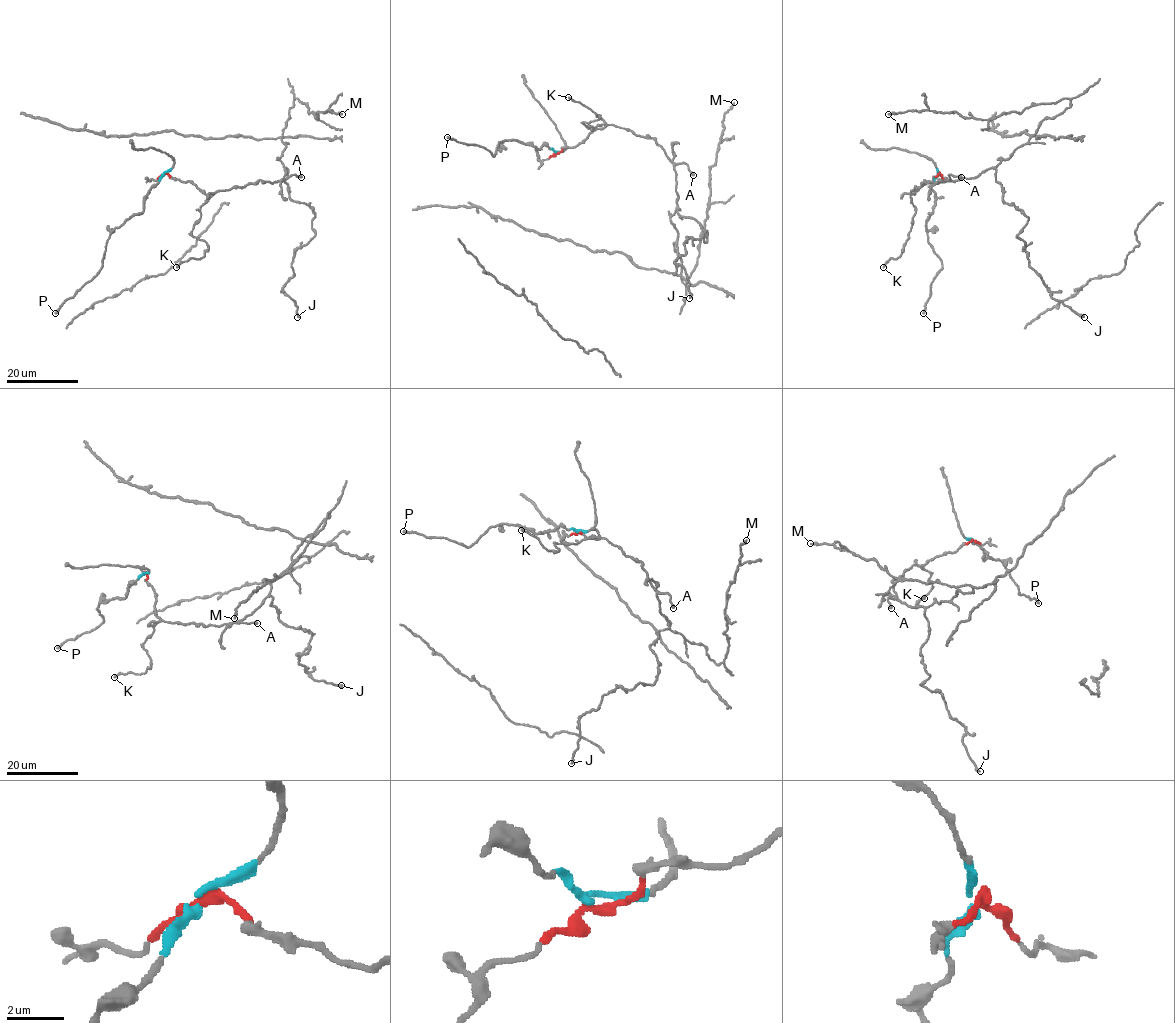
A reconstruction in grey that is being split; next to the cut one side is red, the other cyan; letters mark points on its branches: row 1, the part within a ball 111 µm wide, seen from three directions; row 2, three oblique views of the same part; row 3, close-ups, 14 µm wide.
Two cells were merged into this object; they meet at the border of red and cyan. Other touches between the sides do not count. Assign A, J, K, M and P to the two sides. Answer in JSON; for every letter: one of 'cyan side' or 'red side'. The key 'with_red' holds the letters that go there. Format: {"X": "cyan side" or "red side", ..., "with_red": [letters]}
{"A": "red side", "J": "red side", "K": "red side", "M": "red side", "P": "cyan side", "with_red": ["A", "J", "K", "M"]}

